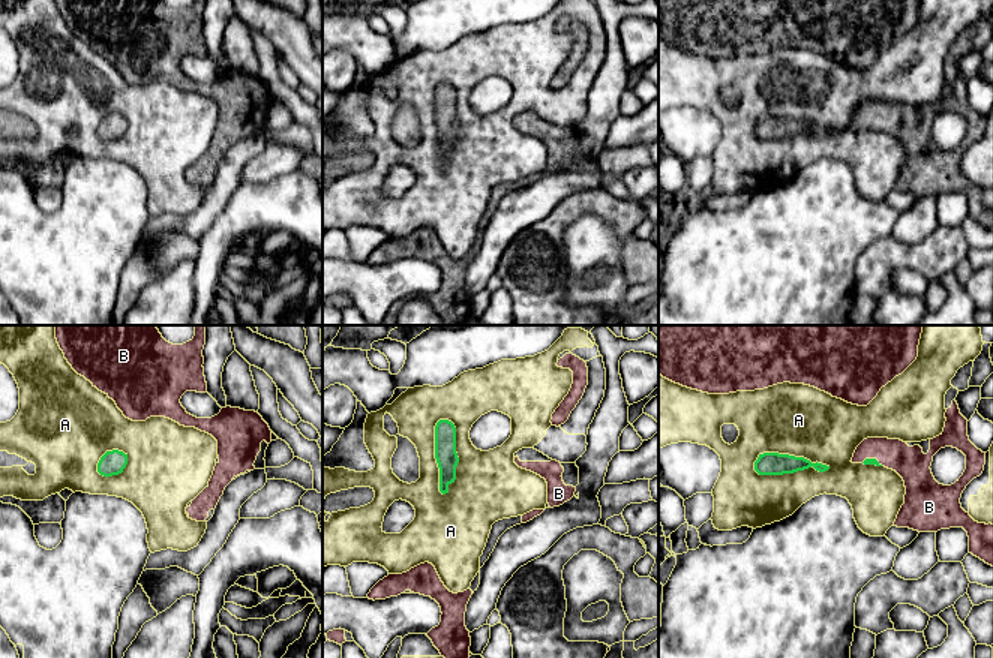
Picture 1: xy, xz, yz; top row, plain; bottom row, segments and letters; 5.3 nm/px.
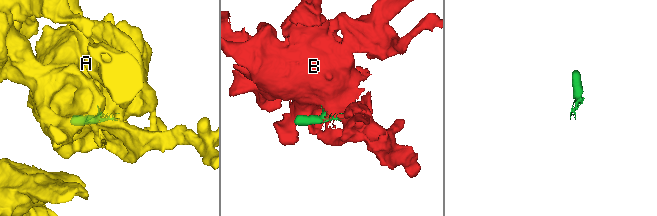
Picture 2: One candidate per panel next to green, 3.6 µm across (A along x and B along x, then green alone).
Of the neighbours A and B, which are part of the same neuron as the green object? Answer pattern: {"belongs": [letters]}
{"belongs": ["B"]}

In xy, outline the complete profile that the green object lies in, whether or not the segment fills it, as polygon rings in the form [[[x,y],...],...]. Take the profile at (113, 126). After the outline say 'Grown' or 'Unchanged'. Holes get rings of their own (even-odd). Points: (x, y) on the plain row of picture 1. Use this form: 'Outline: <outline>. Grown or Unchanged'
Outline: [[[118,114],[106,115],[99,127],[98,136],[104,141],[112,141],[123,136],[128,129],[128,118]]]. Unchanged

